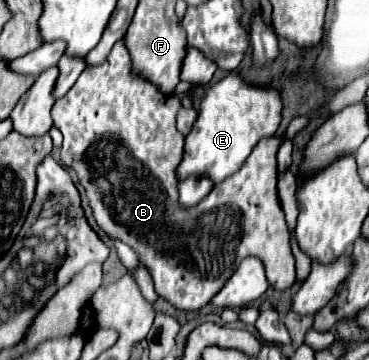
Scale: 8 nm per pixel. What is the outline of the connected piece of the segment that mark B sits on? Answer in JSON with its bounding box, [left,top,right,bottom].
[52,40,308,312]

